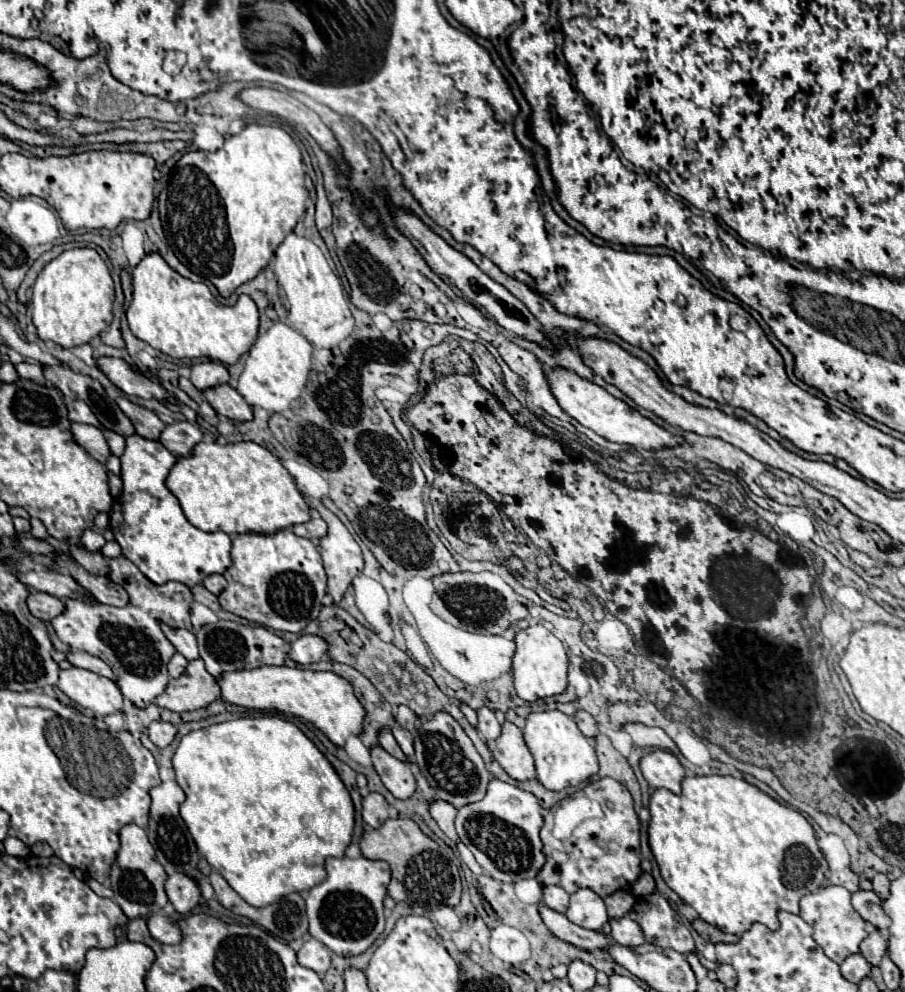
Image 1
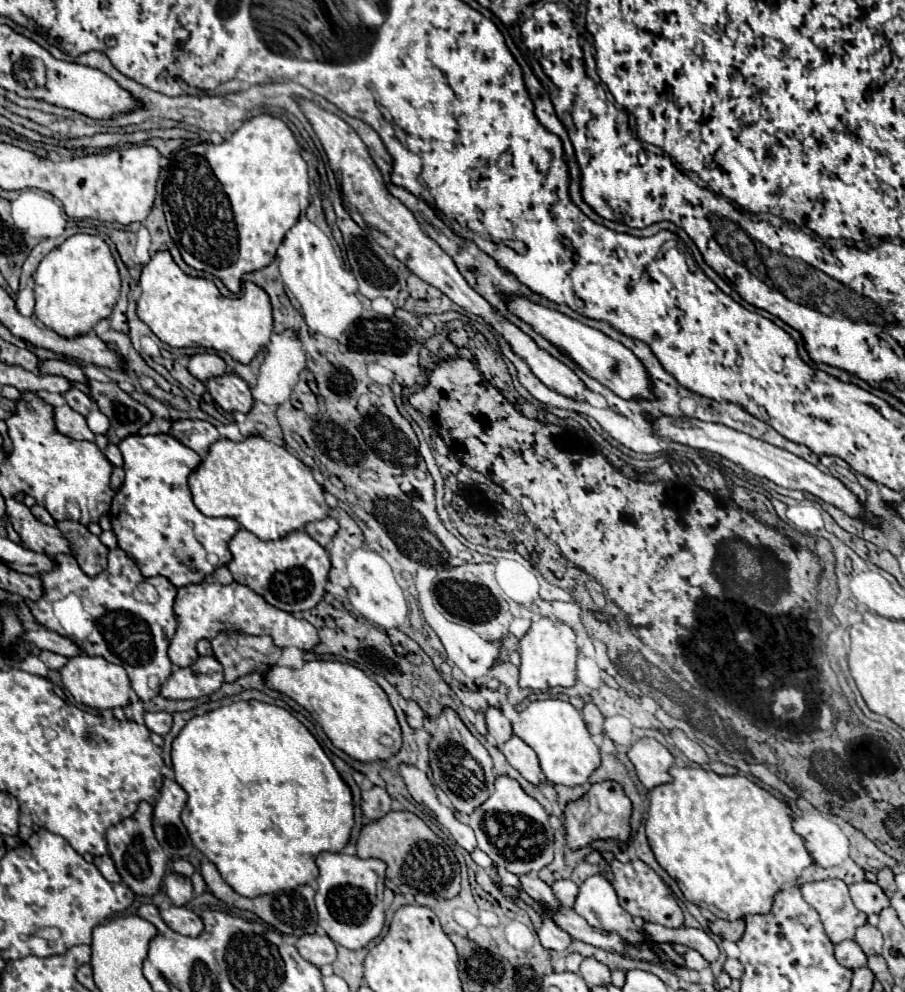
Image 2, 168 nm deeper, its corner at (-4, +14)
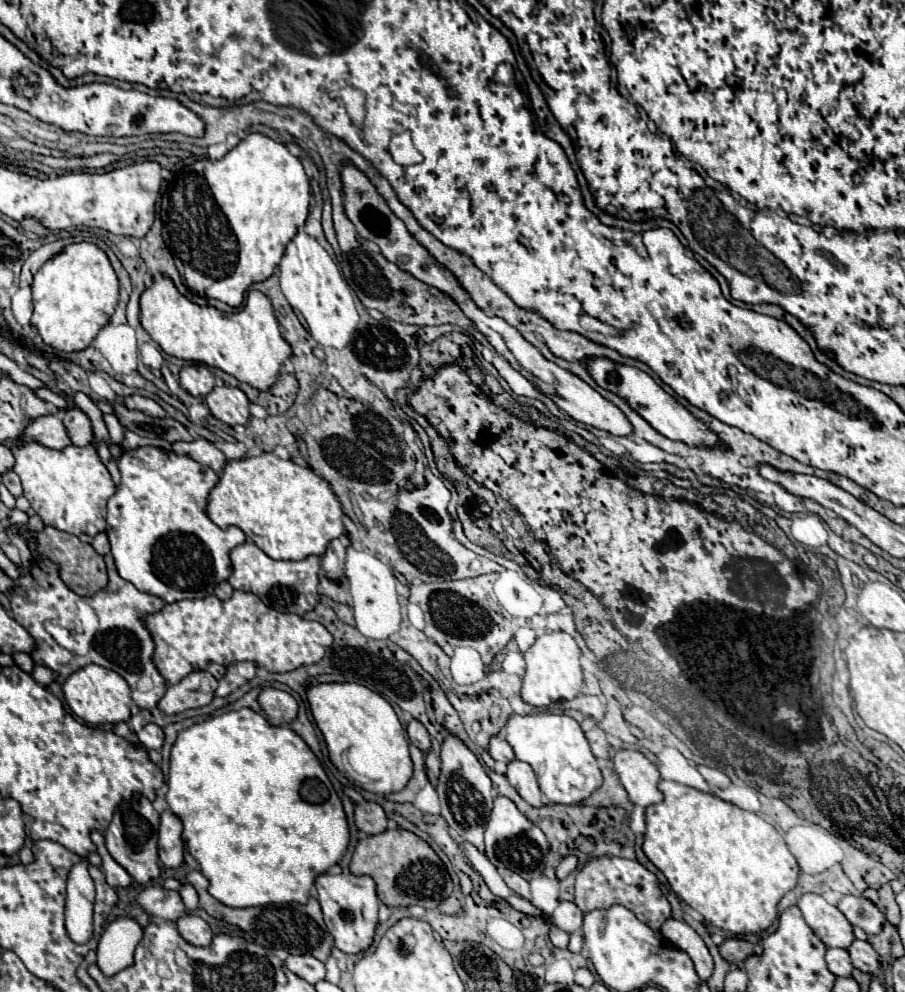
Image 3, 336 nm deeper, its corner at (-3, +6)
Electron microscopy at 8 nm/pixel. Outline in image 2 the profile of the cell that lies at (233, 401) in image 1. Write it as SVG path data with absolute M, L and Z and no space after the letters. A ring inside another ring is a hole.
M226 373L226 375L210 379L206 383L206 389L224 411L248 413L254 403L248 383L234 373Z

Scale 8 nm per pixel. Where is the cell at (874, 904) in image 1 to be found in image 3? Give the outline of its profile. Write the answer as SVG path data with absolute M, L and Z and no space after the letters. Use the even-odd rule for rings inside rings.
M845 895L845 897L841 897L841 901L837 903L837 909L847 917L847 921L849 921L851 925L861 927L867 935L877 935L877 933L883 929L885 917L883 917L883 913L877 909L877 905L871 903L869 899Z

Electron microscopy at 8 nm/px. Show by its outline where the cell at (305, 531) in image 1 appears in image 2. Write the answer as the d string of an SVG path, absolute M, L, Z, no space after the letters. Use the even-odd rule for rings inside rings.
M326 517L326 519L320 519L320 521L314 521L314 523L308 523L306 525L306 531L316 537L316 541L320 545L328 545L330 539L334 537L334 533L338 531L338 521L334 517Z

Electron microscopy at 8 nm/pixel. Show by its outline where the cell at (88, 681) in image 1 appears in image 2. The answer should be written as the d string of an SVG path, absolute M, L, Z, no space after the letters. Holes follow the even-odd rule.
M76 655L70 657L68 663L60 669L64 687L72 693L78 703L96 707L96 709L112 709L112 707L126 707L130 695L130 679L120 665L114 665L98 655Z

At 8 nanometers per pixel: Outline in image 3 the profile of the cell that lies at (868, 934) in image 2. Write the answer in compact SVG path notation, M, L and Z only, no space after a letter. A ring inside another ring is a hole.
M855 939L849 947L849 955L851 955L851 963L855 969L863 973L871 973L871 975L879 973L879 955L867 941Z

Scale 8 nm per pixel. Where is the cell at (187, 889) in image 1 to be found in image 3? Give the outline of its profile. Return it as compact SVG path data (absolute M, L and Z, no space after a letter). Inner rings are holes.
M157 885L145 887L137 895L137 905L145 913L149 913L151 917L161 917L165 921L177 921L185 913L185 907L183 907L179 893L167 891L167 889L157 887Z

